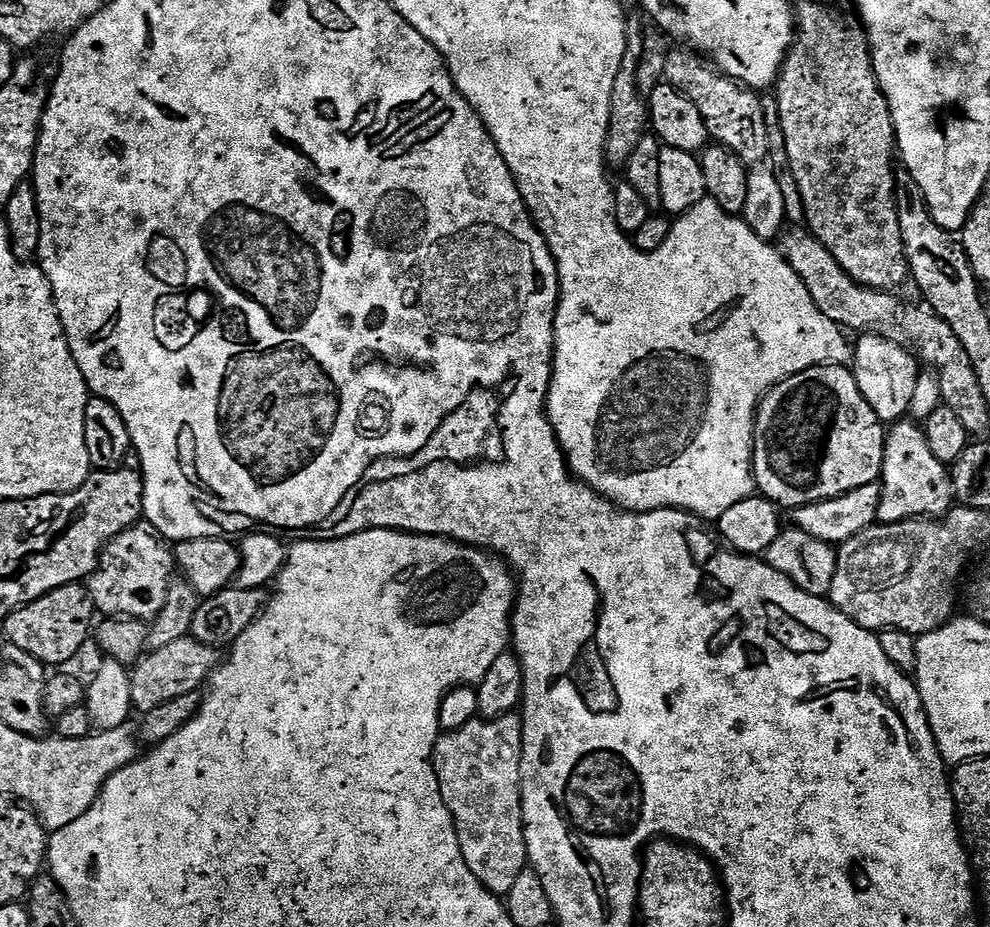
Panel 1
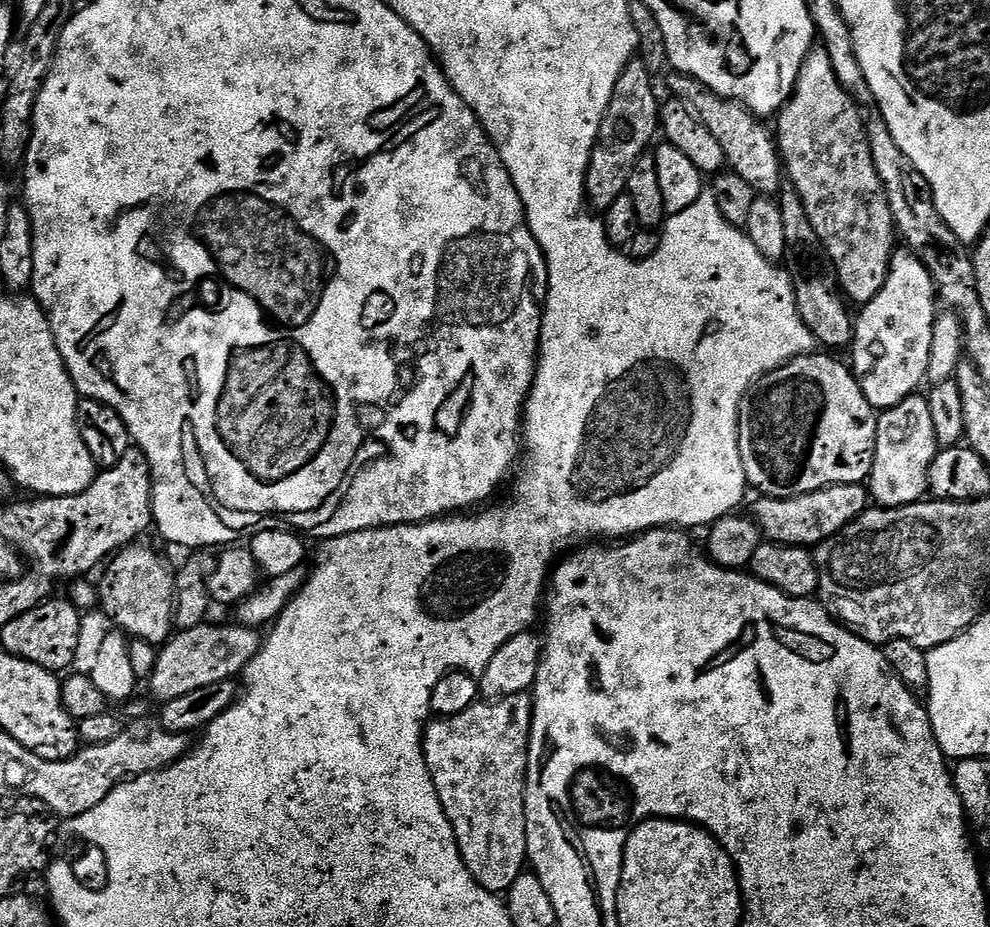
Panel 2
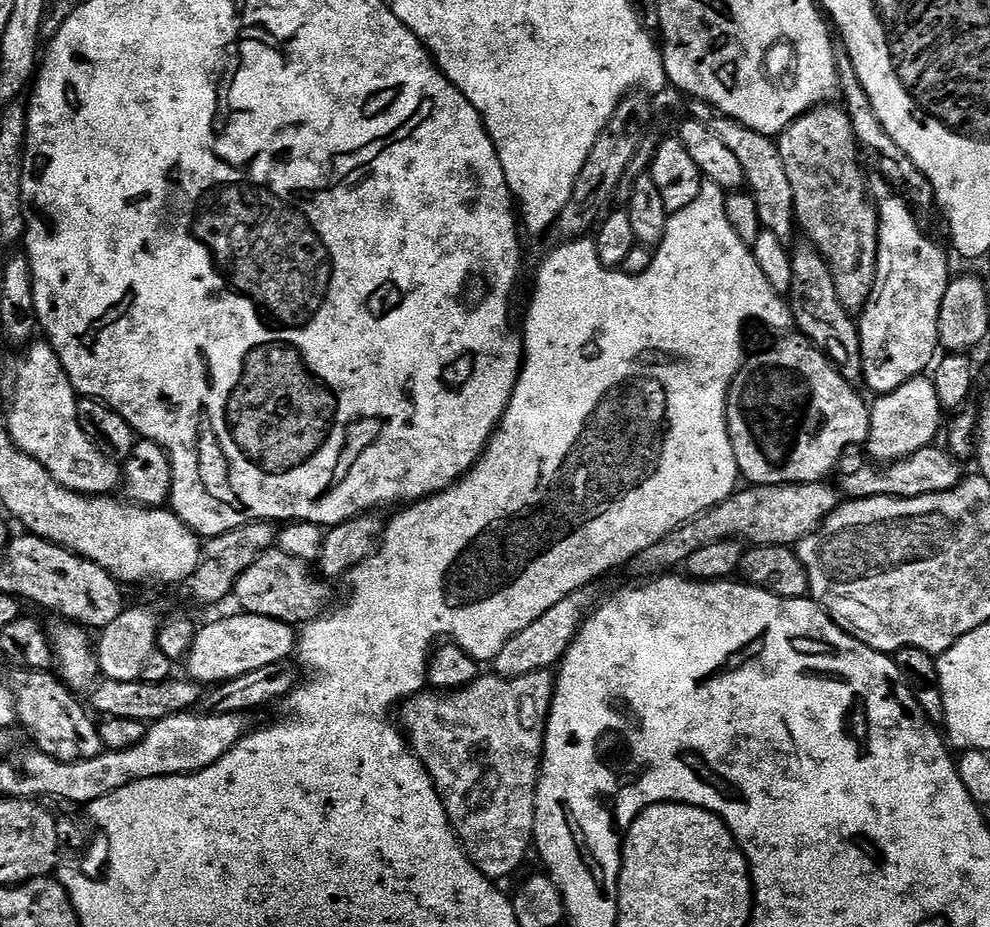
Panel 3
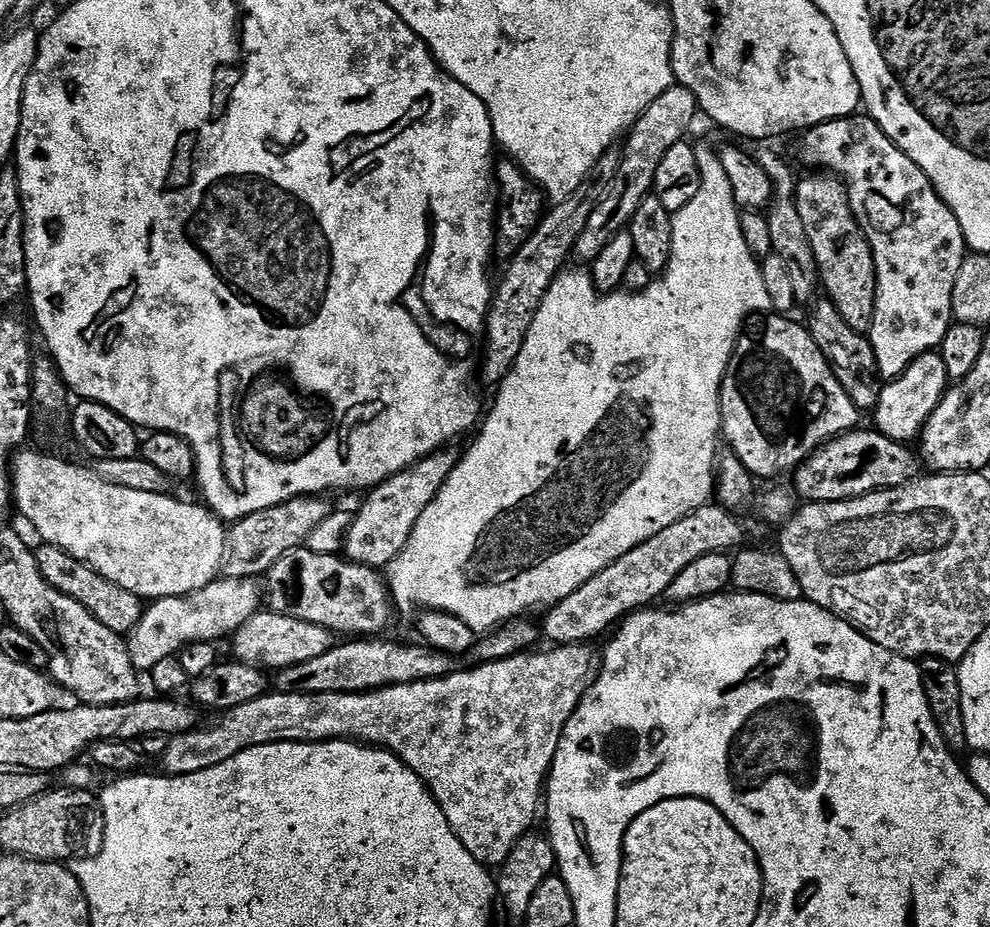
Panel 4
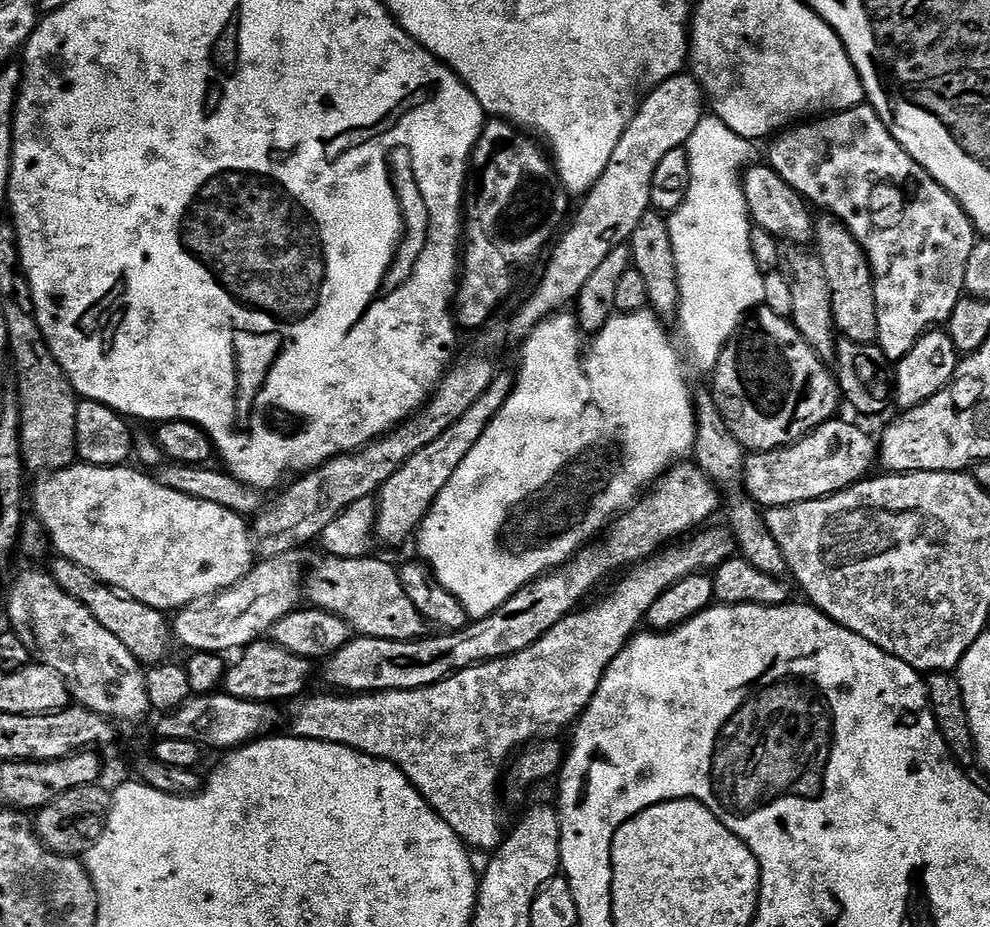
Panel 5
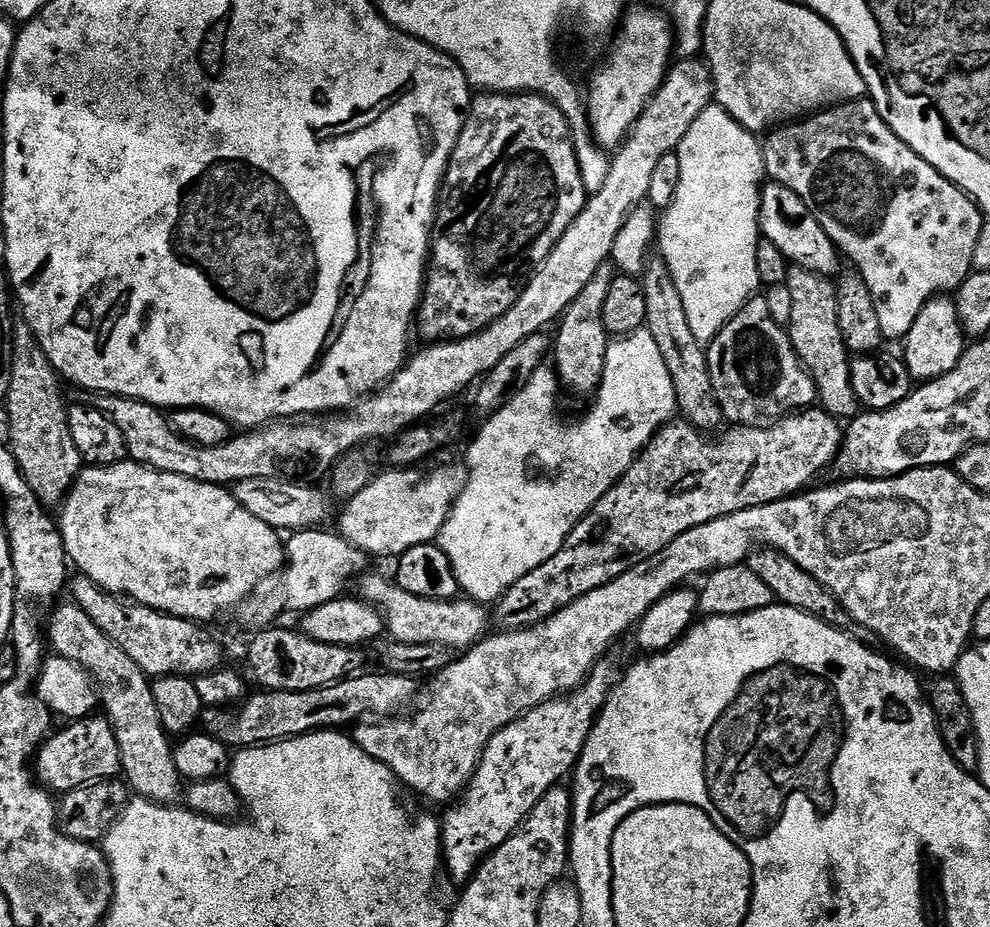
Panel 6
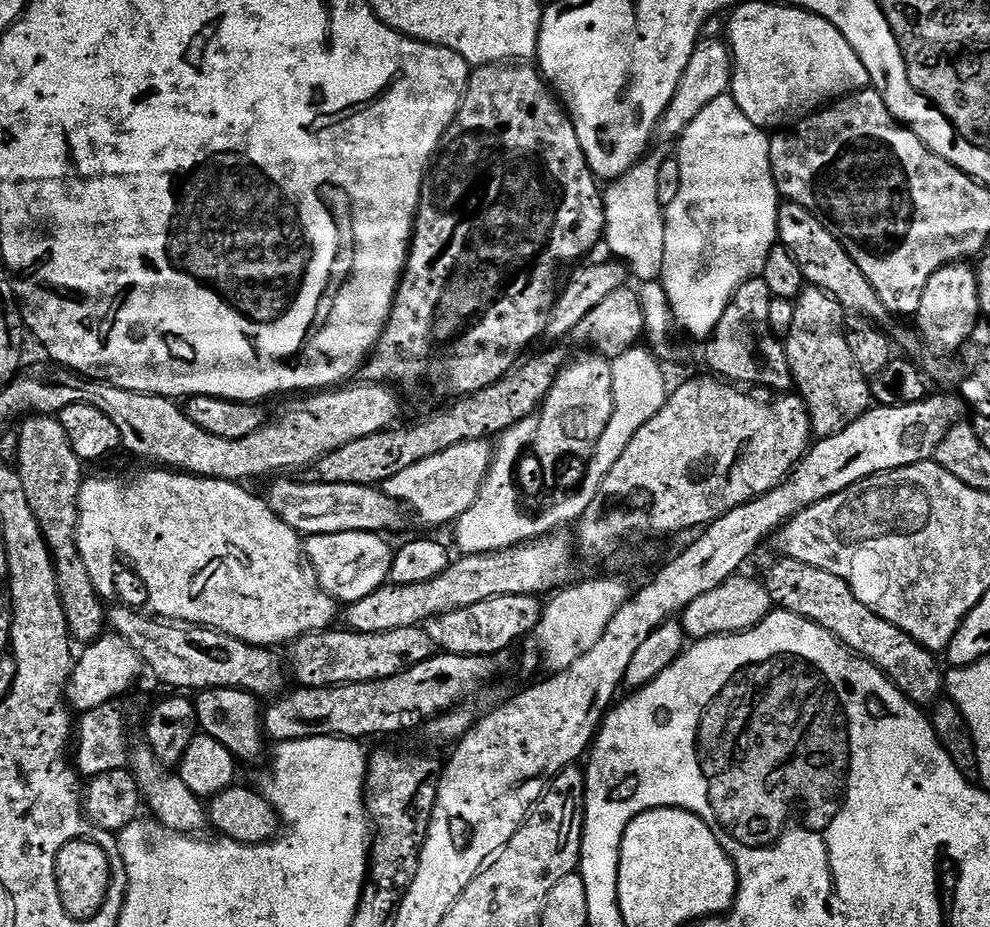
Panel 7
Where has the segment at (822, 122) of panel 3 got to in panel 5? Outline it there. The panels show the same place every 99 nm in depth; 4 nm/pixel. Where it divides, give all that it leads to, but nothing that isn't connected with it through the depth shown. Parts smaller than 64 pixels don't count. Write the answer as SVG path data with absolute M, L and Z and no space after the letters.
M817 215L814 220L814 251L819 256L822 266L826 266L837 333L850 342L876 343L878 302L874 298L872 267L854 234L850 234L846 225L841 224L835 216Z

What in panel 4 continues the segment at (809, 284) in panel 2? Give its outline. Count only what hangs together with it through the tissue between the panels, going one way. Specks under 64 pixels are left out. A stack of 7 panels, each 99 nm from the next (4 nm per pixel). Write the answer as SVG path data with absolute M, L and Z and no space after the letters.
M827 298L817 299L812 306L812 313L809 314L809 321L807 320L806 324L808 333L814 338L818 350L822 350L838 382L842 382L842 390L850 394L850 402L854 402L856 408L875 409L880 397L882 377L876 366L874 350L867 335L858 330L850 330L850 325L842 319L842 314L838 314L838 306L834 306L834 302L830 302Z

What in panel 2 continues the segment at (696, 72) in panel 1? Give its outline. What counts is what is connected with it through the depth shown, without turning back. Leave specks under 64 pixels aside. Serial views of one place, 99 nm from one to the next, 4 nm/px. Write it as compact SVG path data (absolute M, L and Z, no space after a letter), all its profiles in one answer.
M672 74L668 80L668 88L675 99L680 100L691 108L702 126L718 138L724 151L724 159L727 167L736 172L745 182L750 182L758 194L779 193L782 183L782 161L780 149L761 117L756 116L744 104L736 100L727 100L718 94L714 94L702 82L698 82L689 76Z

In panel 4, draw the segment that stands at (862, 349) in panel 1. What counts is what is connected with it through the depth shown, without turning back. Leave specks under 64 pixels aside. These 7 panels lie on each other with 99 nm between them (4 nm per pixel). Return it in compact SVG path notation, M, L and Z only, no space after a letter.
M853 114L841 120L822 122L801 136L804 137L800 140L800 160L808 167L805 169L823 170L844 181L854 218L870 242L876 267L876 301L872 329L866 335L872 344L881 377L885 381L894 380L907 370L910 362L922 354L937 351L954 323L951 298L958 272L969 251L962 226L958 226L958 218L954 218L950 206L946 206L944 199L936 193L925 172L876 125L871 116Z

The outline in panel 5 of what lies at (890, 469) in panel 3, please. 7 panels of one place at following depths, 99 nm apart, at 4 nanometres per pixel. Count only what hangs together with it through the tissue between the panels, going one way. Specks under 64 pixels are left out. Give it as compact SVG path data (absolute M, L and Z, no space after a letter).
M833 418L825 424L817 424L801 440L787 444L785 448L775 448L769 452L753 452L744 462L744 488L761 509L781 508L787 504L797 504L807 500L817 500L833 496L846 490L851 484L869 479L870 473L878 464L878 444L868 432L863 432L848 420Z

